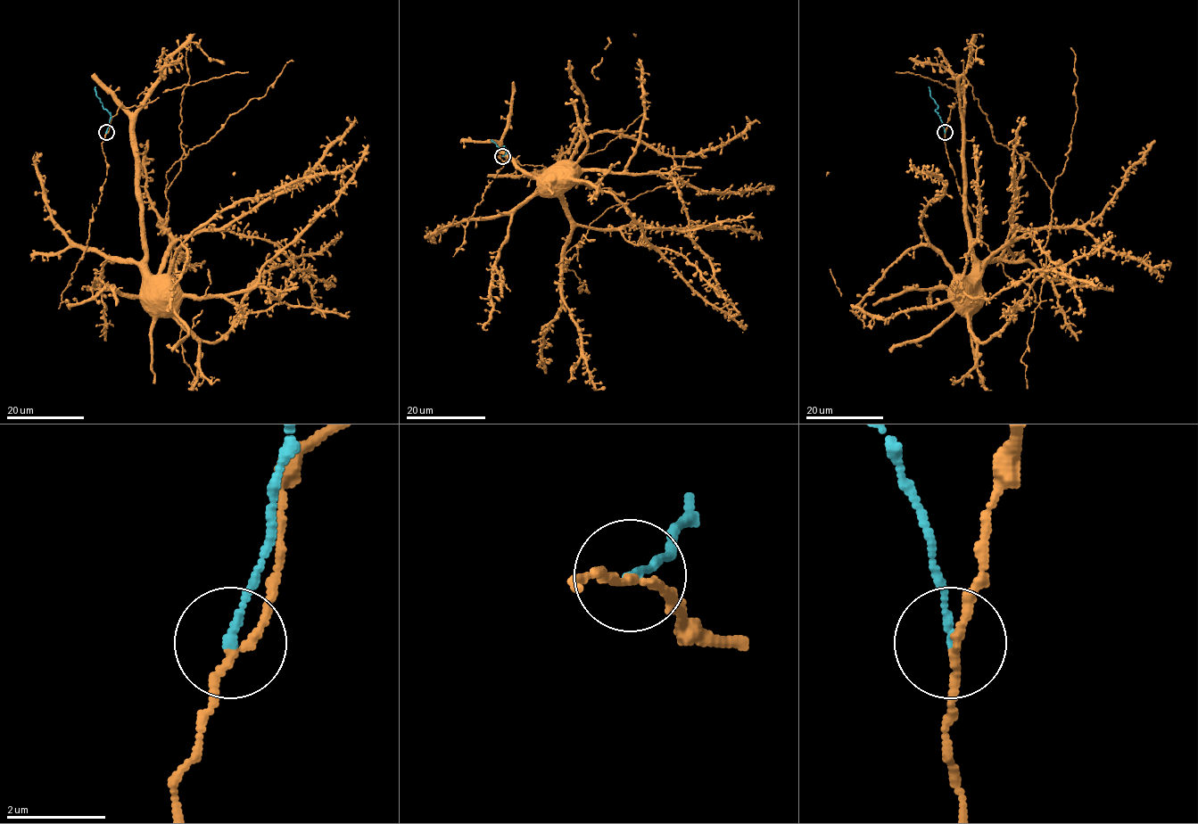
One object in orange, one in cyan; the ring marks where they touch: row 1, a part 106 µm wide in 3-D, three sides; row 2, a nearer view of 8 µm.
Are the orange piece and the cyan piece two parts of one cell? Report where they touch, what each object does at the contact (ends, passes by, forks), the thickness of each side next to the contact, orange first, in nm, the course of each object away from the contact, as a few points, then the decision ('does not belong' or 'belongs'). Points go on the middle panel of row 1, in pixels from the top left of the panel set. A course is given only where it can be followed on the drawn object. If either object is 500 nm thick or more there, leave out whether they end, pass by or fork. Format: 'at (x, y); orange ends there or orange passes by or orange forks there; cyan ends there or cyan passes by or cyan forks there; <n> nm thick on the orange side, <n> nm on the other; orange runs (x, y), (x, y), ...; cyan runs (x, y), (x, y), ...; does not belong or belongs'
at (502, 156); orange passes by; cyan ends there; 150 nm thick on the orange side, 160 nm on the other; orange runs (503, 156), (517, 163), (542, 165), (544, 171), (531, 175), (543, 184), (560, 165), (562, 168); cyan runs (502, 156), (508, 150), (503, 146), (499, 149), (491, 139); does not belong

